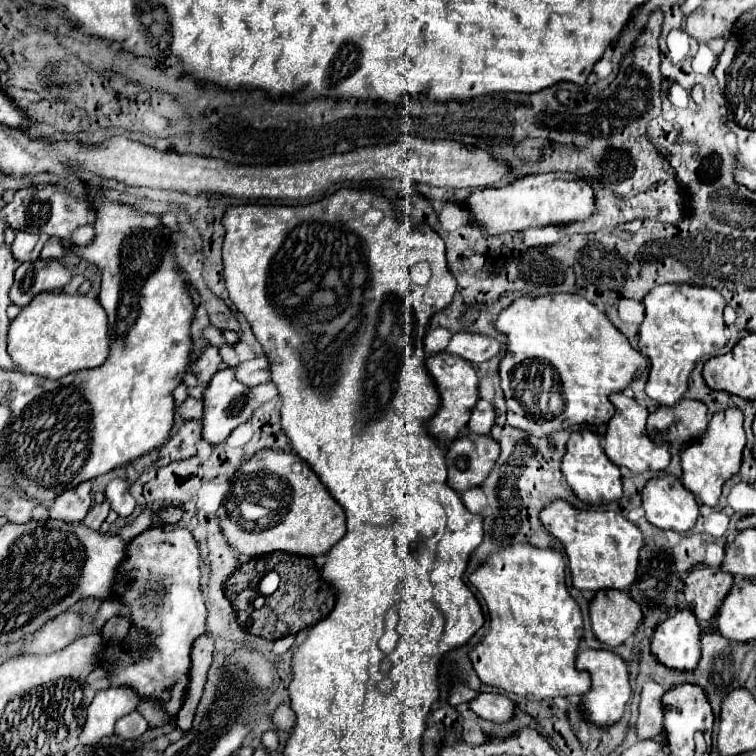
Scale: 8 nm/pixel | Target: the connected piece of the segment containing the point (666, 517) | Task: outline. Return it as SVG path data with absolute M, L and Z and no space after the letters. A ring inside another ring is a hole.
M659 475L649 479L643 489L645 519L659 529L687 533L695 527L699 505L683 483L673 475Z

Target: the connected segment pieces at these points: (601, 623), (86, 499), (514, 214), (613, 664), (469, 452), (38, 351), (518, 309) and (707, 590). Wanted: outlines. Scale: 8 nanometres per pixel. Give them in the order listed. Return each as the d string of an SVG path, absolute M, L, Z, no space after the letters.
M619 589L597 591L589 605L589 615L595 639L609 647L617 647L633 637L643 617L641 607Z
M85 481L79 485L79 489L69 489L61 493L53 507L49 509L51 519L61 519L67 523L83 521L91 507L91 481Z
M541 173L525 175L511 185L487 187L473 191L463 205L469 209L477 227L489 235L501 235L505 231L521 231L527 227L567 225L573 221L585 221L595 211L595 199L591 187L571 173Z
M587 649L587 651L581 651L577 655L577 661L575 661L575 667L579 671L587 671L591 675L591 689L581 695L581 711L583 711L583 717L585 721L597 725L597 727L609 727L613 725L625 711L625 703L629 701L631 697L631 687L629 687L629 671L627 671L627 663L611 653L611 651L597 651L597 649Z
M467 433L455 439L447 451L447 483L457 493L479 487L499 457L499 445L489 435Z
M63 291L39 293L9 325L9 355L15 367L23 373L33 373L45 379L59 379L79 369L99 367L109 357L109 329L107 313L97 299L87 295L67 295Z
M581 295L519 297L499 313L495 329L507 337L505 355L499 361L501 389L507 401L507 425L533 437L549 437L579 423L607 423L615 413L609 395L629 387L647 367L647 359L629 345L627 337L613 327L607 315Z
M699 567L687 573L683 579L685 601L699 621L709 621L719 611L733 577L719 567Z

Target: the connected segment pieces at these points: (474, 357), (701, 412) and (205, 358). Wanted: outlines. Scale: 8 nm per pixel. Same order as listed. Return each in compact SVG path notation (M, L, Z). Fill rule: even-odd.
M463 331L463 333L457 333L451 337L445 351L451 355L459 355L461 359L467 359L469 363L477 365L477 363L483 363L483 361L491 359L493 355L497 355L501 351L501 345L485 335Z
M681 399L675 407L659 407L647 417L647 431L663 443L687 443L707 429L707 407L701 401Z
M209 343L207 349L191 363L191 371L197 375L199 385L207 385L211 381L211 377L219 371L219 363L221 363L219 349Z

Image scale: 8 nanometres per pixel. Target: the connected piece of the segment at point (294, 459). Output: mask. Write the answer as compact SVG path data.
M259 451L239 471L217 511L221 531L241 555L259 557L275 551L325 555L345 535L345 511L331 497L311 465L293 451Z

